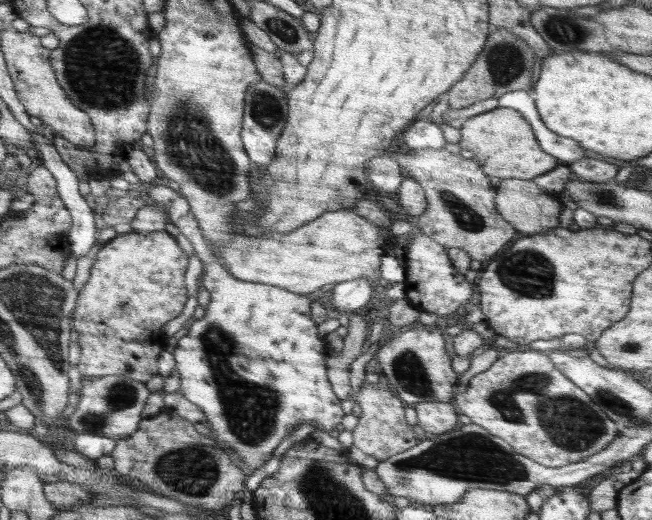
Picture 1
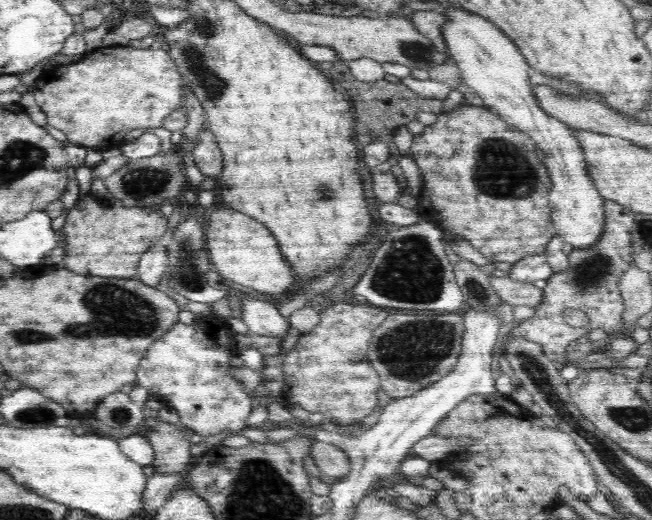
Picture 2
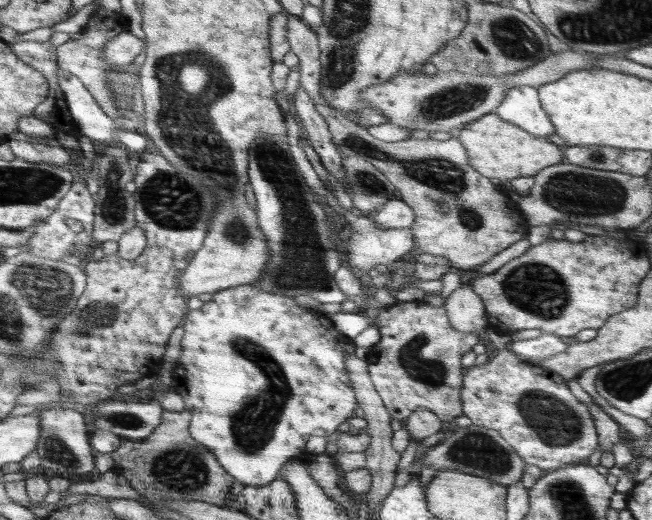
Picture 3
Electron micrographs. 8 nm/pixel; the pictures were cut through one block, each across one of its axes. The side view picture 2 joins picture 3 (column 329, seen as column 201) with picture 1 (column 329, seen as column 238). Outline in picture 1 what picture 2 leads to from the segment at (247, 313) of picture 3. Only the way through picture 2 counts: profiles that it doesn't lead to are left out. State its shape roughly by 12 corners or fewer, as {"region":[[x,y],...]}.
{"region":[[142,190],[193,244],[210,294],[178,340],[212,436],[264,466],[345,414],[308,295],[234,278],[189,202]]}

